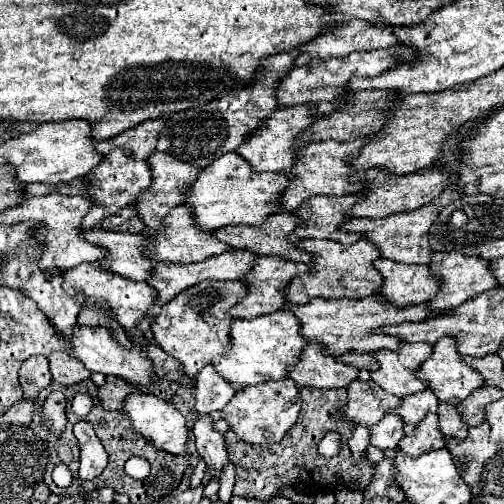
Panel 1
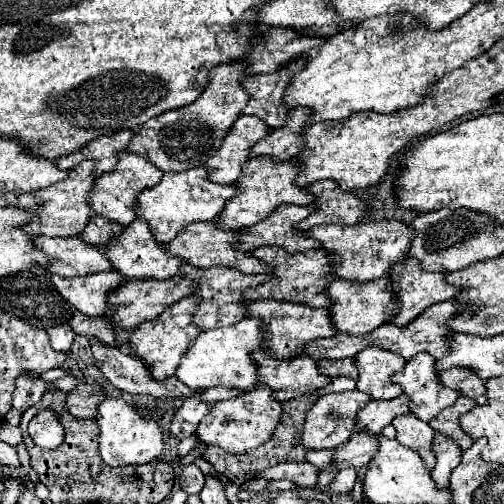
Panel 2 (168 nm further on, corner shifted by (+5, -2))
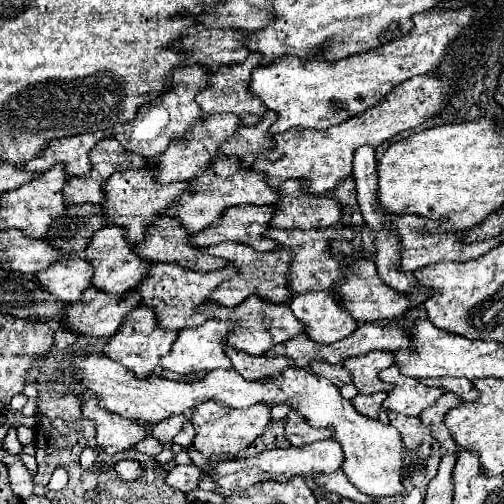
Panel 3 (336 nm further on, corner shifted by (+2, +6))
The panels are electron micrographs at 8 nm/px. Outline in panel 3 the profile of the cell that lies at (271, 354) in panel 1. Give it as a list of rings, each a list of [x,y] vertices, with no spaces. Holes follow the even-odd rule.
[[[208,320],[202,326],[194,326],[194,328],[184,328],[178,332],[178,340],[174,342],[174,348],[170,350],[170,354],[166,356],[166,360],[162,360],[162,368],[172,370],[176,374],[194,374],[194,372],[210,372],[216,368],[224,368],[230,370],[234,368],[230,358],[226,356],[226,336],[230,332],[234,332],[234,328],[238,326],[236,320]]]

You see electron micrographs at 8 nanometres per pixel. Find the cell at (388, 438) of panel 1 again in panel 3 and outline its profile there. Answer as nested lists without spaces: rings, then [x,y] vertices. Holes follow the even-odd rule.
[[[330,438],[330,440],[320,440],[320,442],[312,442],[306,444],[304,448],[286,448],[286,450],[268,450],[262,452],[254,458],[232,458],[232,460],[222,460],[222,462],[214,462],[214,474],[212,480],[218,482],[218,486],[222,486],[224,490],[246,490],[258,482],[264,480],[290,480],[294,476],[312,476],[312,474],[332,474],[342,470],[342,462],[344,462],[344,450],[342,446]]]

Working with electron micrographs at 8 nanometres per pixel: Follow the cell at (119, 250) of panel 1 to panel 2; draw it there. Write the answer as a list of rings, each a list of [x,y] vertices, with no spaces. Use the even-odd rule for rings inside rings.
[[[37,236],[35,248],[43,248],[47,256],[51,256],[51,268],[45,268],[51,276],[85,276],[93,272],[111,270],[111,264],[103,256],[103,252],[95,246],[87,246],[79,236],[71,238],[47,238]]]

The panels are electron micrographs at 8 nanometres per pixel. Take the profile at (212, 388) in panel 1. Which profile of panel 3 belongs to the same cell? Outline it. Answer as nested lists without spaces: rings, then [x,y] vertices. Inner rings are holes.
[[[172,414],[170,418],[158,422],[154,428],[152,428],[152,436],[162,442],[162,444],[172,444],[172,438],[184,428],[184,424],[188,422],[190,418],[186,414]]]

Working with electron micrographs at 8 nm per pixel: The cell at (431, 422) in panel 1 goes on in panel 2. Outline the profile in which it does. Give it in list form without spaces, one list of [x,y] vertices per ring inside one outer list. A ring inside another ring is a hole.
[[[411,414],[395,416],[395,420],[391,424],[397,430],[397,440],[403,446],[415,450],[421,456],[423,464],[427,464],[427,470],[433,470],[433,466],[435,466],[435,454],[431,450],[433,436],[435,436],[433,428],[427,422],[415,418]]]

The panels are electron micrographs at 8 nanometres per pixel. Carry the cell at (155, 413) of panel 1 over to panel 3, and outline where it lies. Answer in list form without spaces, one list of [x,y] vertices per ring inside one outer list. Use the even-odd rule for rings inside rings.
[[[96,396],[84,402],[82,418],[92,418],[96,422],[96,430],[98,430],[96,442],[110,456],[114,456],[116,452],[130,450],[146,438],[144,426],[140,426],[136,420],[128,420],[114,412],[108,412],[98,404]]]

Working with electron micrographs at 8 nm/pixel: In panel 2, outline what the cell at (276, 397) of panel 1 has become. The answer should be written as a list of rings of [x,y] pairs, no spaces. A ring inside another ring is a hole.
[[[267,386],[245,392],[237,398],[217,402],[211,406],[211,412],[201,420],[197,436],[207,446],[219,446],[227,454],[241,454],[265,444],[271,438],[271,432],[279,424],[281,404],[273,398],[273,392]]]

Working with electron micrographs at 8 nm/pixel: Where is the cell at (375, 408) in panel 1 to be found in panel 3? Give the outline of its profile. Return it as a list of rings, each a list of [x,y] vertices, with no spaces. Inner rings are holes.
[[[296,410],[288,412],[288,422],[286,422],[286,440],[292,446],[306,446],[316,440],[326,440],[332,438],[332,428],[312,428],[308,420],[302,420],[302,416]]]

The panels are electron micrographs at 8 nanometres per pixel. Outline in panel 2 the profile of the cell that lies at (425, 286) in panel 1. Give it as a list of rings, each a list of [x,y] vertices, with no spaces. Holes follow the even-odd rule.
[[[379,278],[367,284],[355,284],[349,280],[333,280],[327,286],[327,296],[331,298],[331,304],[327,308],[331,324],[337,328],[337,332],[351,334],[351,336],[361,336],[379,328],[399,310],[387,278]]]

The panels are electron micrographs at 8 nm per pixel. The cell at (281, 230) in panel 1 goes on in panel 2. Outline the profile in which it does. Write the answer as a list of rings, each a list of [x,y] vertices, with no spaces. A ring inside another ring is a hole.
[[[195,222],[195,224],[187,224],[187,228],[183,228],[183,232],[179,232],[179,236],[175,236],[175,240],[165,244],[165,248],[167,248],[167,252],[171,252],[171,256],[177,256],[197,268],[225,266],[225,268],[235,268],[239,272],[247,272],[247,274],[271,274],[271,266],[249,256],[249,252],[237,252],[233,248],[233,244],[237,240],[235,236],[239,236],[237,230],[235,232],[233,230],[219,230],[211,222]]]

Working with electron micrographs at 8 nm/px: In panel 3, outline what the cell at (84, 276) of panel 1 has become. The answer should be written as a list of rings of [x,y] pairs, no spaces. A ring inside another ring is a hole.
[[[68,254],[68,258],[38,272],[34,278],[60,300],[80,302],[84,290],[92,286],[92,276],[94,268],[88,260],[78,258],[78,254]]]

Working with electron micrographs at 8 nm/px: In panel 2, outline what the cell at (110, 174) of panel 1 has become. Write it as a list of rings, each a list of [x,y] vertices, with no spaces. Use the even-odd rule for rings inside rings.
[[[83,160],[81,164],[69,170],[67,180],[61,180],[51,188],[41,188],[39,192],[35,192],[35,200],[37,200],[35,212],[39,220],[27,224],[27,232],[33,232],[33,236],[53,236],[53,238],[77,236],[91,218],[91,208],[87,204],[87,198],[89,198],[89,190],[93,188],[93,182],[95,182],[93,160]]]

